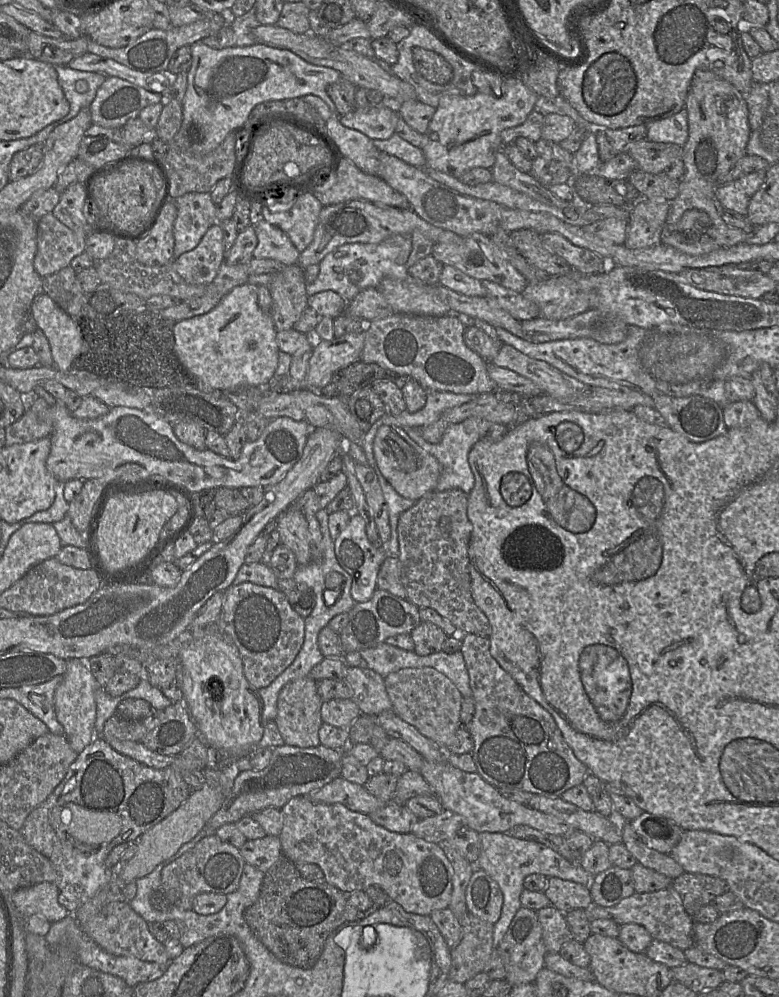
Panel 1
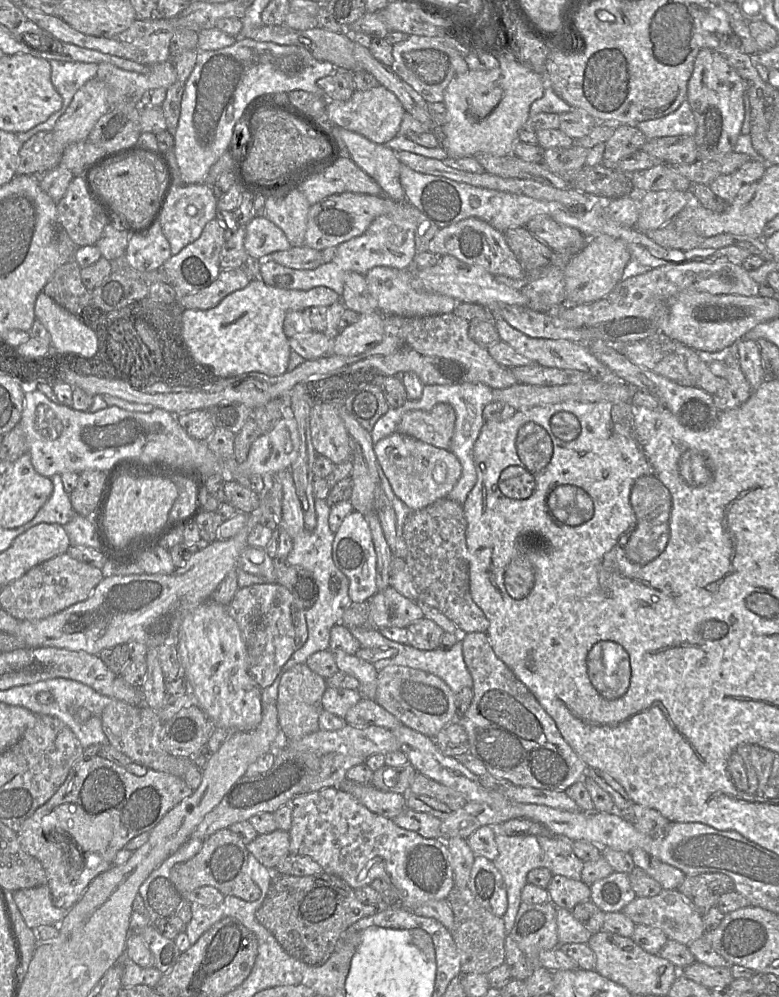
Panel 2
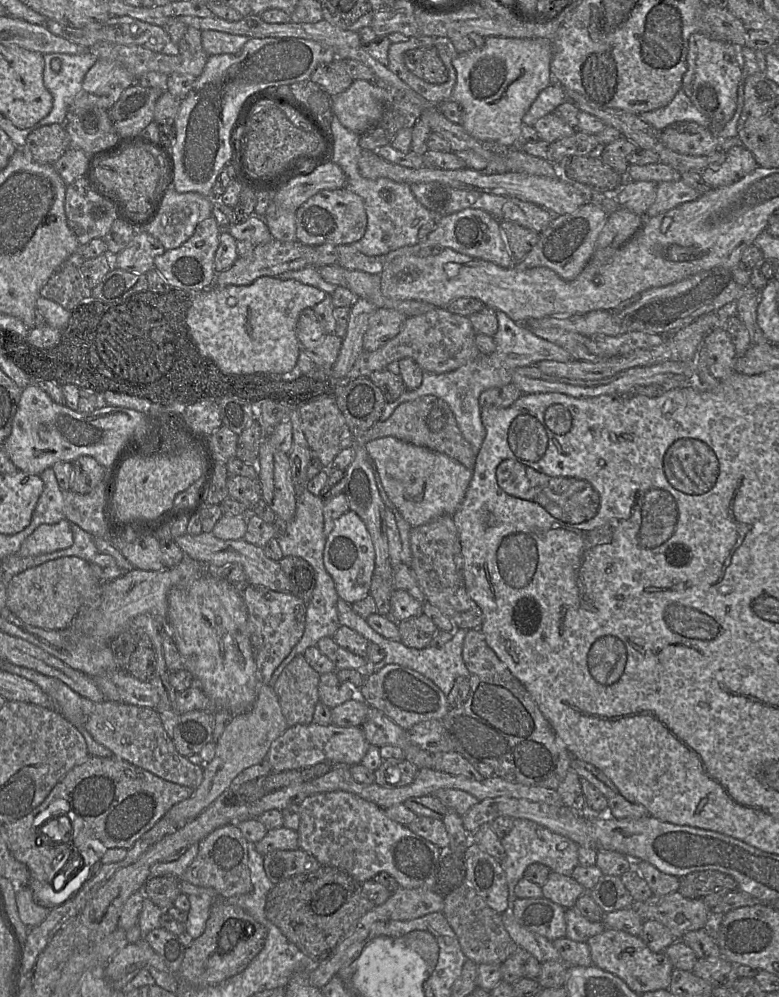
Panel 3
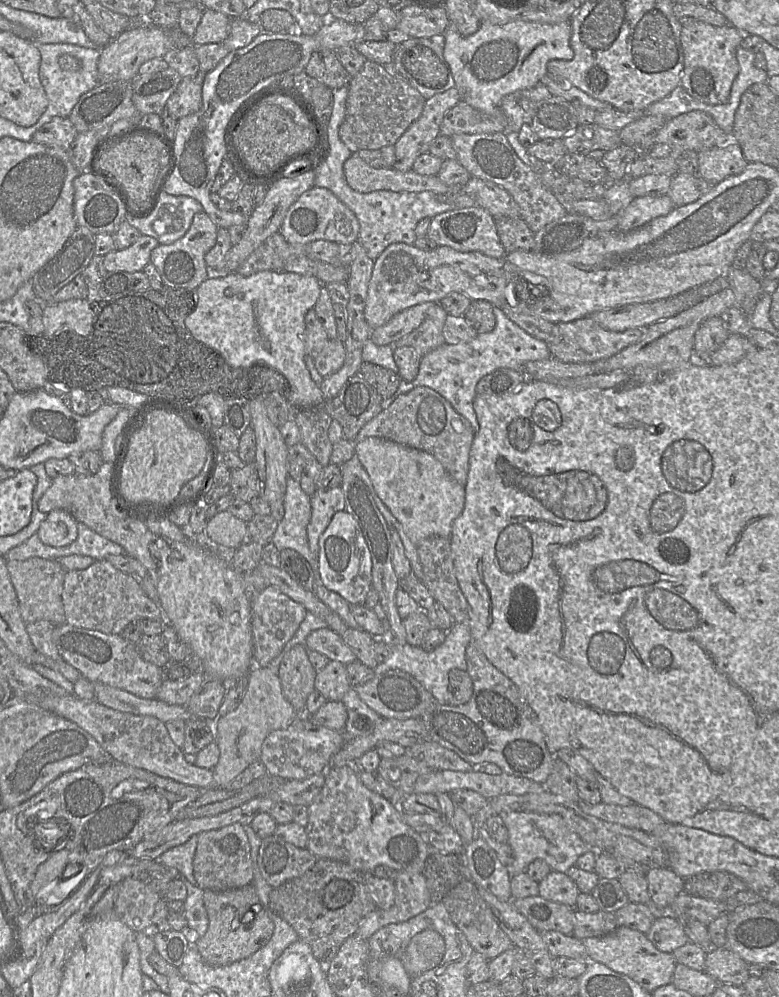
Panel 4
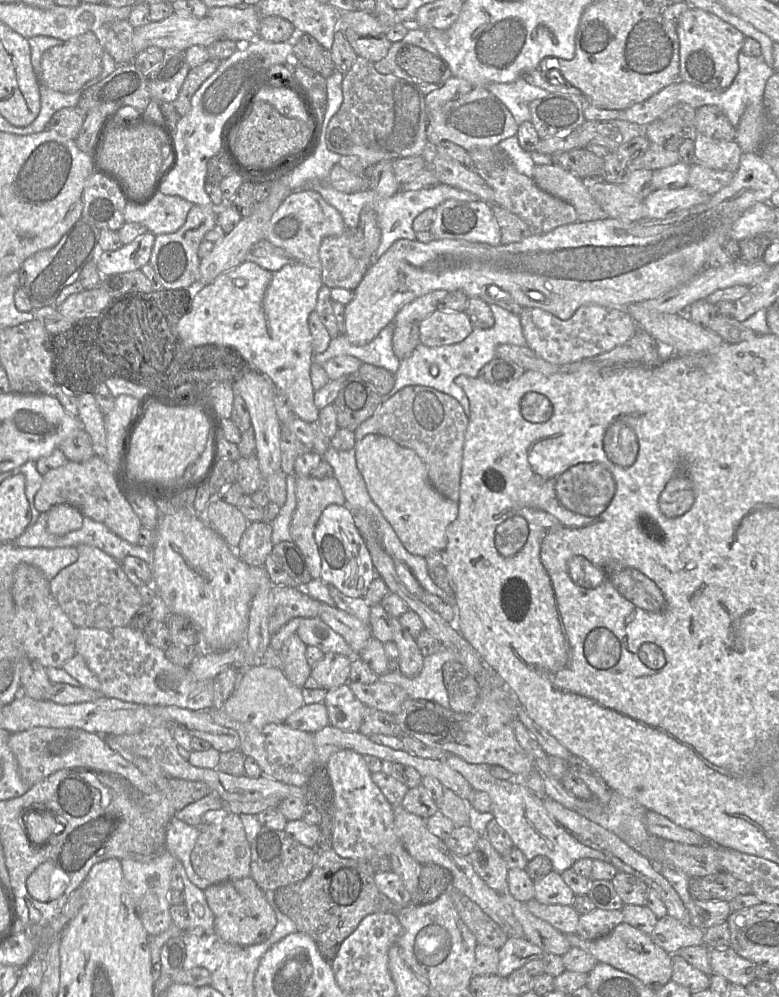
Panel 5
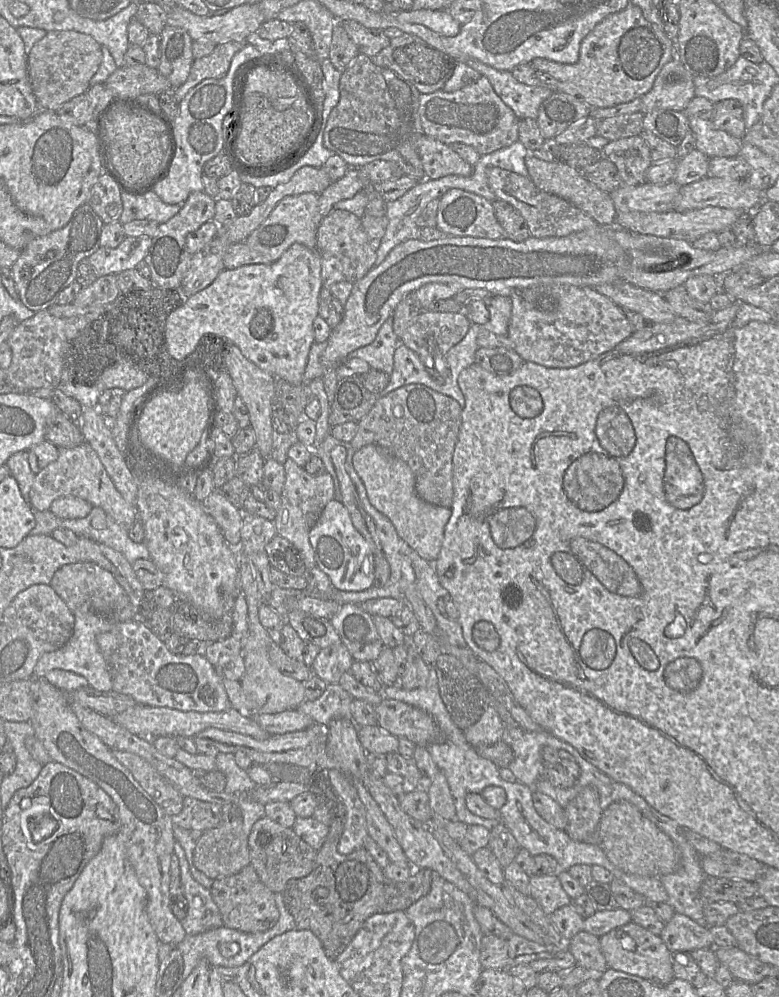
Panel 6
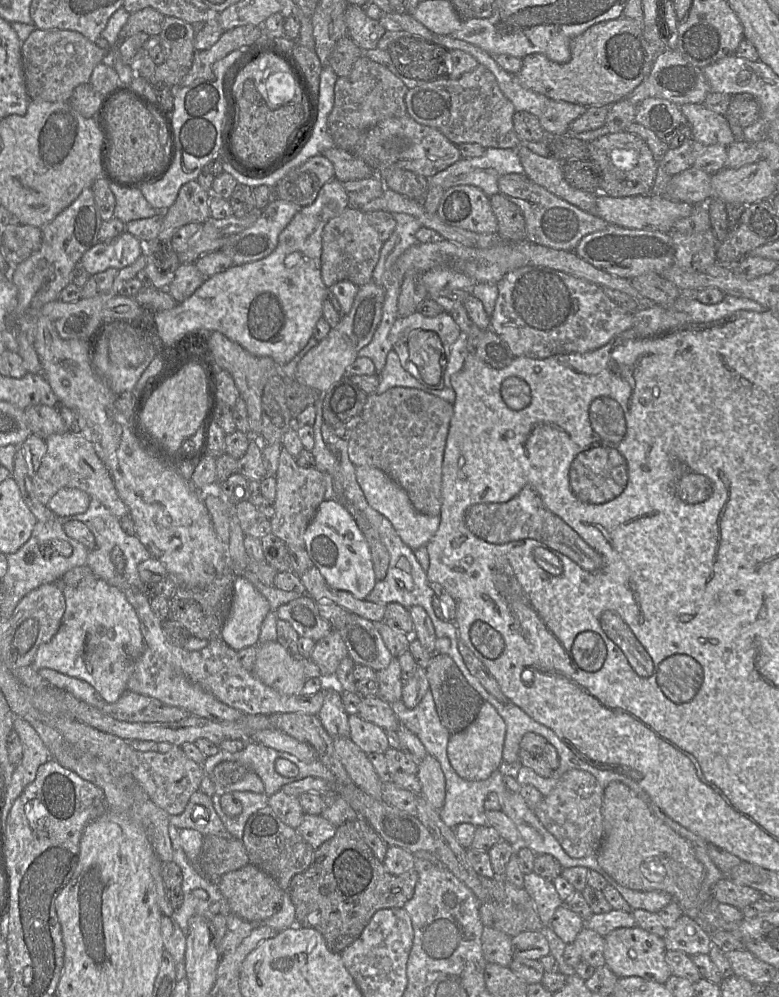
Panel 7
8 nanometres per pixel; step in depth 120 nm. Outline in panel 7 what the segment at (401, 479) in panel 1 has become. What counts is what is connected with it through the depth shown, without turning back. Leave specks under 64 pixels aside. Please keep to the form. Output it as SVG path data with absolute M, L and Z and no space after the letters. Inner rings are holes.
M355 466L355 475L368 504L391 522L402 541L412 550L426 546L439 527L440 517L423 515L415 510L406 491L377 468Z

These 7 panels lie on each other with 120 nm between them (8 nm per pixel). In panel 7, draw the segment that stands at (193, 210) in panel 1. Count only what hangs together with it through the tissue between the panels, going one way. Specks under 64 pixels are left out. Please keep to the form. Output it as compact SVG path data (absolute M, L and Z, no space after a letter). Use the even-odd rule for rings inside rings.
M113 183L109 184L115 196L114 217L120 219L124 224L132 220L150 218L165 210L153 208L145 199L139 189L126 189Z

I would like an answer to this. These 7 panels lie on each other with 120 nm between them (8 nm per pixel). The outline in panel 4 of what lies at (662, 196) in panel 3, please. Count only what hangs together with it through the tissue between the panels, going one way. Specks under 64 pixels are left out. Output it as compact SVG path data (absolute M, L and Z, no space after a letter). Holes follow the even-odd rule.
M678 171L672 177L667 195L675 207L692 203L706 194L716 184L701 178L698 174L689 174Z

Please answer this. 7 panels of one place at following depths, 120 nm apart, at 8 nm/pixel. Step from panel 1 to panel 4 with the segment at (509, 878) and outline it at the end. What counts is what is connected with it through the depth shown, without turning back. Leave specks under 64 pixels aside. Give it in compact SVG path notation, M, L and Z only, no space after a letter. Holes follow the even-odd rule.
M503 811L499 814L508 831L508 845L514 852L514 862L508 868L512 876L526 873L528 865L536 859L544 860L553 871L566 873L577 859L591 850L559 815L533 812Z

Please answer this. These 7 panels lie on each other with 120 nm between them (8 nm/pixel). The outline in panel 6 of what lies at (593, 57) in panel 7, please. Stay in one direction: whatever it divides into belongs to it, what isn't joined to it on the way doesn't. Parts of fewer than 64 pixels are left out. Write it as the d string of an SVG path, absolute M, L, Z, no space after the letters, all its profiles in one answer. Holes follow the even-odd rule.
M631 3L600 21L582 40L579 59L574 64L563 64L545 58L535 58L530 64L537 77L553 91L571 95L593 108L608 108L641 98L651 90L663 66L675 58L675 42L664 32L662 26L647 21L642 10Z

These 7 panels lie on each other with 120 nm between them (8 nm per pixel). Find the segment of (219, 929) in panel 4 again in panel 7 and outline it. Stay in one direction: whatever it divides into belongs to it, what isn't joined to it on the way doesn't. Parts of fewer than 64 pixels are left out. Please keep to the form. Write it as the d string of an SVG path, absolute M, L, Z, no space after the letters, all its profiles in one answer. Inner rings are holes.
M250 863L222 875L217 880L217 885L227 900L231 912L246 921L266 920L279 911L282 906L284 890L273 877Z

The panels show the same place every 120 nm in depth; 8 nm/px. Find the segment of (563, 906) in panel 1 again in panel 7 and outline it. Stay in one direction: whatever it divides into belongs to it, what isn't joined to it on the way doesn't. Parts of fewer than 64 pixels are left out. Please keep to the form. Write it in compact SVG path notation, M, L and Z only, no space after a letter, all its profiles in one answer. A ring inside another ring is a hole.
M532 871L529 874L524 874L523 886L534 902L542 926L549 928L555 910L564 904L555 889L553 881Z

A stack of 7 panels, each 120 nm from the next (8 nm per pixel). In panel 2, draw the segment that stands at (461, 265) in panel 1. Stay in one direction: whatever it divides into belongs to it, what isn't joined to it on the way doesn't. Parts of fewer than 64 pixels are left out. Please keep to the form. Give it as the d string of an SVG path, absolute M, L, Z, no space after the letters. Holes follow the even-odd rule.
M469 217L450 226L440 228L430 240L428 251L442 256L452 255L467 264L481 266L494 276L523 280L527 275L510 249L504 233L475 217Z

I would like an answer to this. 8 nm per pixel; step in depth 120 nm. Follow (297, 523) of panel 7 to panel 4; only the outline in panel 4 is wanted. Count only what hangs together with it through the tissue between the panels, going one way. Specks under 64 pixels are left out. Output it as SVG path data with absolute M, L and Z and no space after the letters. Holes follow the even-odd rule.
M341 487L328 490L316 490L310 496L311 519L307 526L307 538L310 551L318 557L319 539L338 511L345 510L345 499Z

